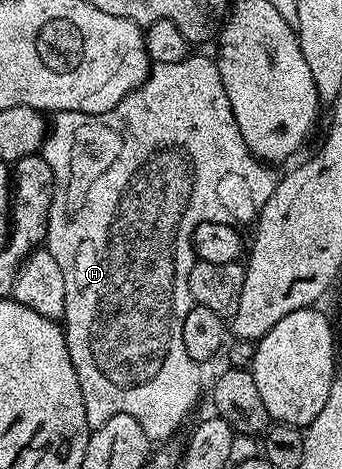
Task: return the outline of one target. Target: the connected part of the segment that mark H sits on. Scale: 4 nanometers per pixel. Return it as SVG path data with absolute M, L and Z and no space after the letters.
M190 54L189 58L178 63L155 63L150 66L149 76L115 109L98 115L84 115L78 111L58 111L52 116L51 126L45 136L43 154L47 165L51 165L53 174L53 196L51 213L47 221L45 243L48 251L59 261L63 269L65 294L65 318L63 330L75 373L79 377L79 389L83 393L83 405L87 413L87 425L91 429L103 426L111 417L130 415L143 425L150 441L169 438L189 415L189 410L197 403L201 395L202 368L191 357L187 357L187 348L183 345L183 317L187 317L190 307L194 306L191 289L187 285L187 273L191 273L195 262L193 254L193 231L207 221L222 223L229 217L229 207L239 207L239 225L254 222L262 211L263 205L275 191L278 180L273 177L262 160L251 154L249 146L239 133L235 113L231 113L231 101L227 101L227 89L223 89L221 74L216 62L205 55Z

